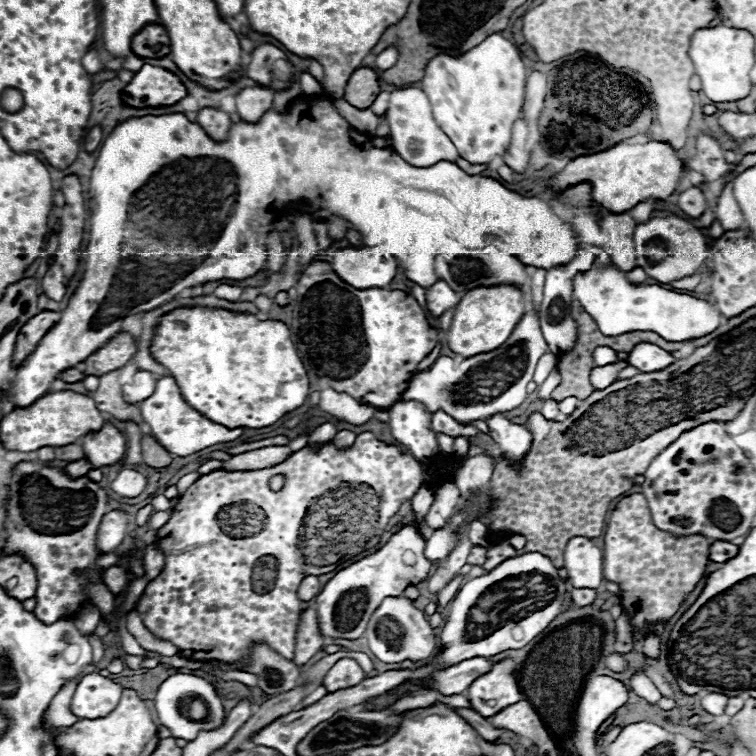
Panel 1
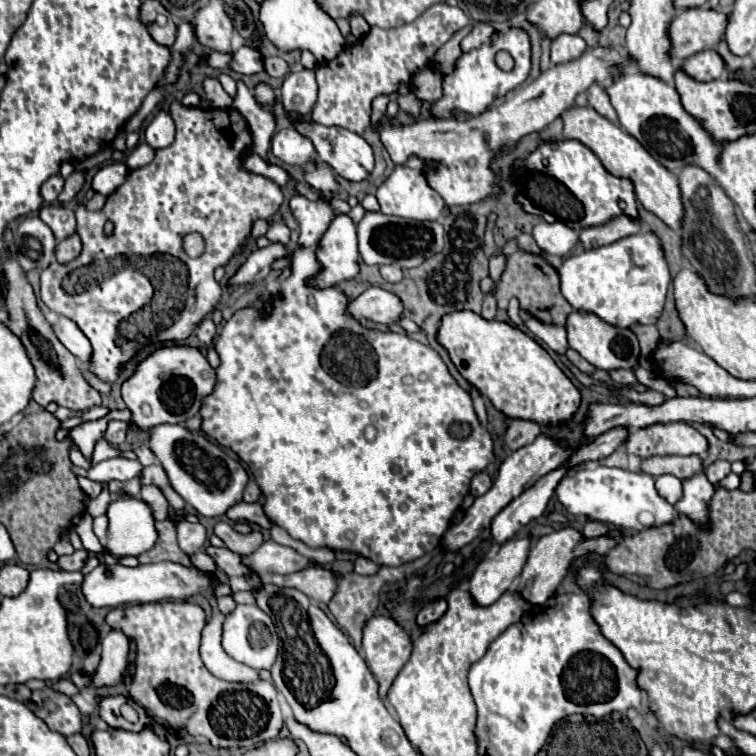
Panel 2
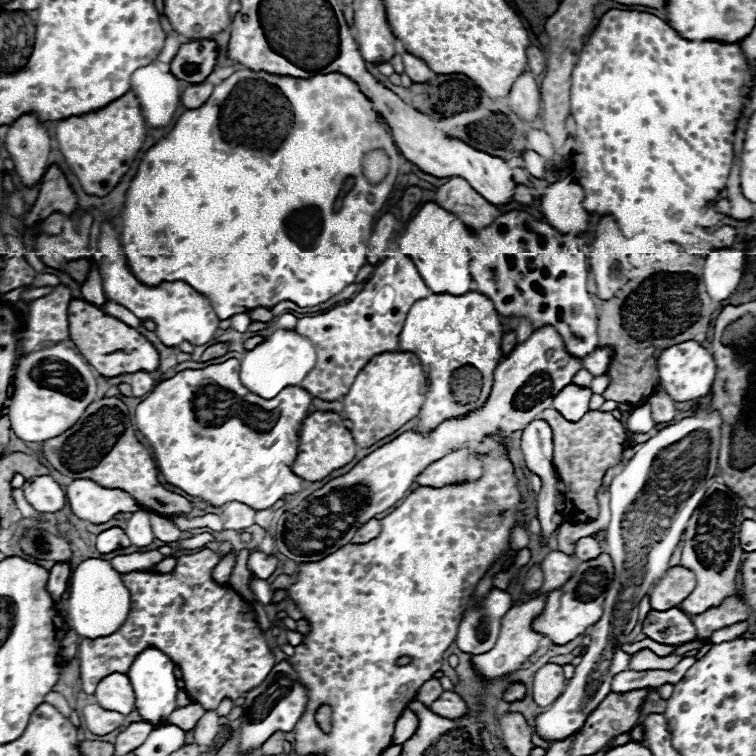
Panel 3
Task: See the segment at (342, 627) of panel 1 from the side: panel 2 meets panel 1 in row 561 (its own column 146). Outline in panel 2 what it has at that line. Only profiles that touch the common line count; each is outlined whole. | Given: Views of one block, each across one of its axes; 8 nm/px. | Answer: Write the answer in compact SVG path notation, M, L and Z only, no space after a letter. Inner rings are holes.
M172 346L150 354L136 374L122 384L122 398L132 412L132 422L148 430L158 424L186 424L202 408L204 396L216 388L216 372L196 348Z

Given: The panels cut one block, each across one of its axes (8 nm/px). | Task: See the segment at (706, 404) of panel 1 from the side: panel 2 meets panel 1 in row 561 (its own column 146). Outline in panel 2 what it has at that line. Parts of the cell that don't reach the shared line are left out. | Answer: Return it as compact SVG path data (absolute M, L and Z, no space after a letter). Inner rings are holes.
M172 520L156 522L156 532L158 532L158 540L152 550L138 556L140 564L170 560L170 562L178 562L182 566L192 566L190 558L180 550L180 546L176 542L176 524Z

